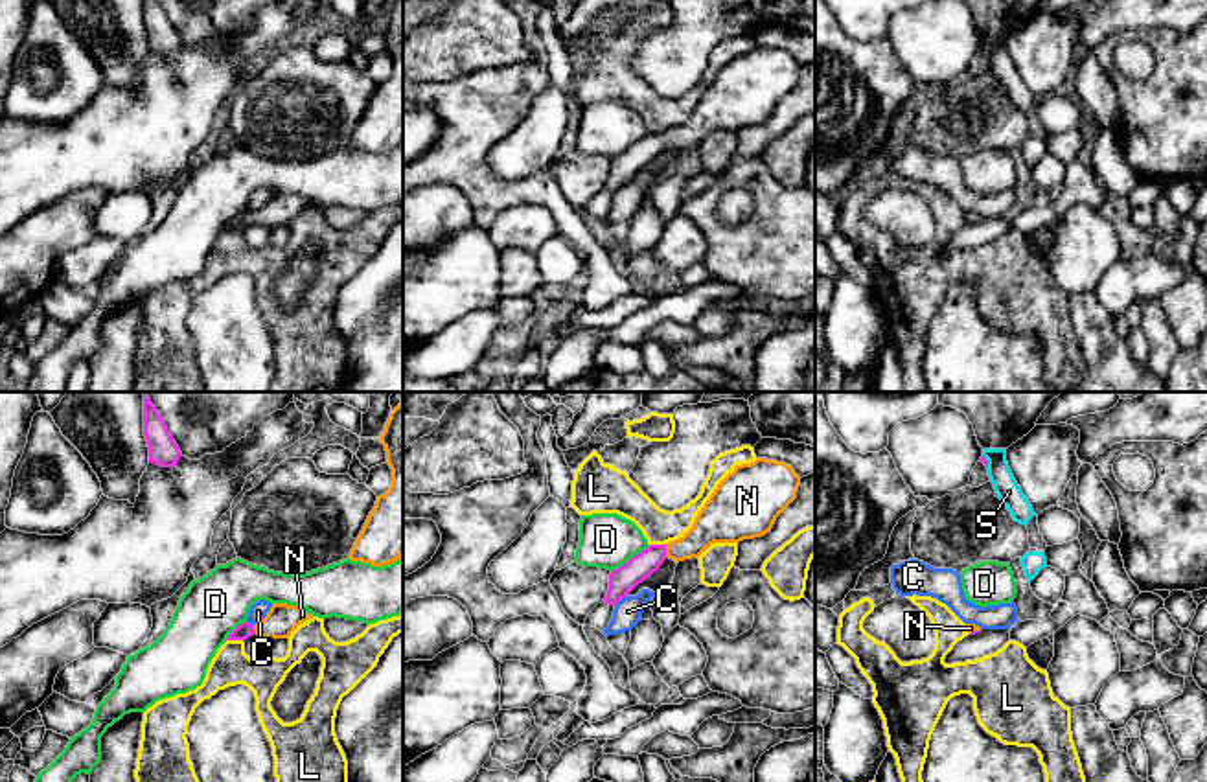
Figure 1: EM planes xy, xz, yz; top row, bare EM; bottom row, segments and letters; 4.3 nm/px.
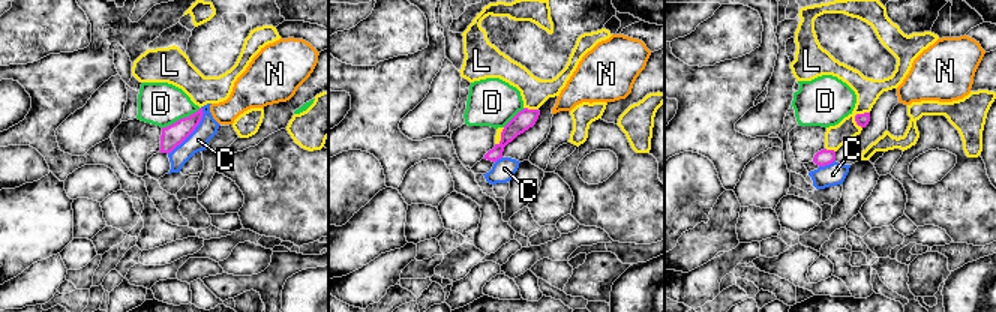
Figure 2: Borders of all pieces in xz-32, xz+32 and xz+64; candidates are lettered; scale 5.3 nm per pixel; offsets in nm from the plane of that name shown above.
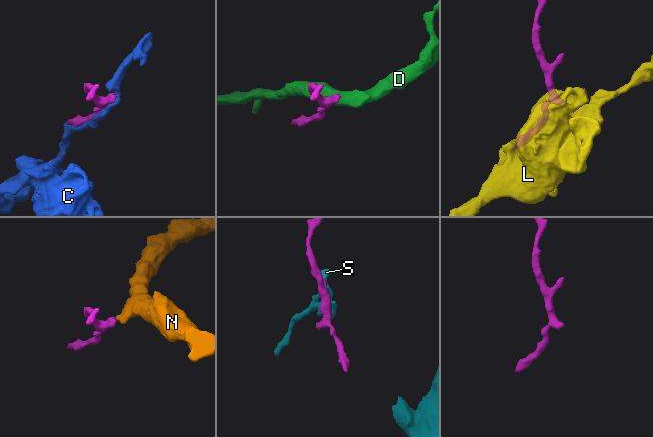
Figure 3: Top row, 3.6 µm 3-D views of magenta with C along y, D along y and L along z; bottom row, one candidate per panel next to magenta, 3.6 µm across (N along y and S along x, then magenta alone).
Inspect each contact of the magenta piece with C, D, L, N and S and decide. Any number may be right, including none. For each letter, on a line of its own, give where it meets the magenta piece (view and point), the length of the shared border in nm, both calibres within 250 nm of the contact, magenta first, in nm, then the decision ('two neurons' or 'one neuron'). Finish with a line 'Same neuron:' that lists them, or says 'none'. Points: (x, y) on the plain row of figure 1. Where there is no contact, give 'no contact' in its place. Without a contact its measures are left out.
C: xz (620, 186) | 80 nm | 120/120 nm | two neurons
D: xz (632, 146) | 200 nm | 120/240 nm | two neurons
L: xy (236, 227) | 80 nm | 70/170 nm | two neurons
N: xz (665, 138) | 60 nm | 120/170 nm | one neuron
S: yz (987, 48) | 60 nm | 20/100 nm | two neurons
Same neuron: N

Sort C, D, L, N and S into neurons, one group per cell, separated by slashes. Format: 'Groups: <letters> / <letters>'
Groups: C / D / L / N / S

